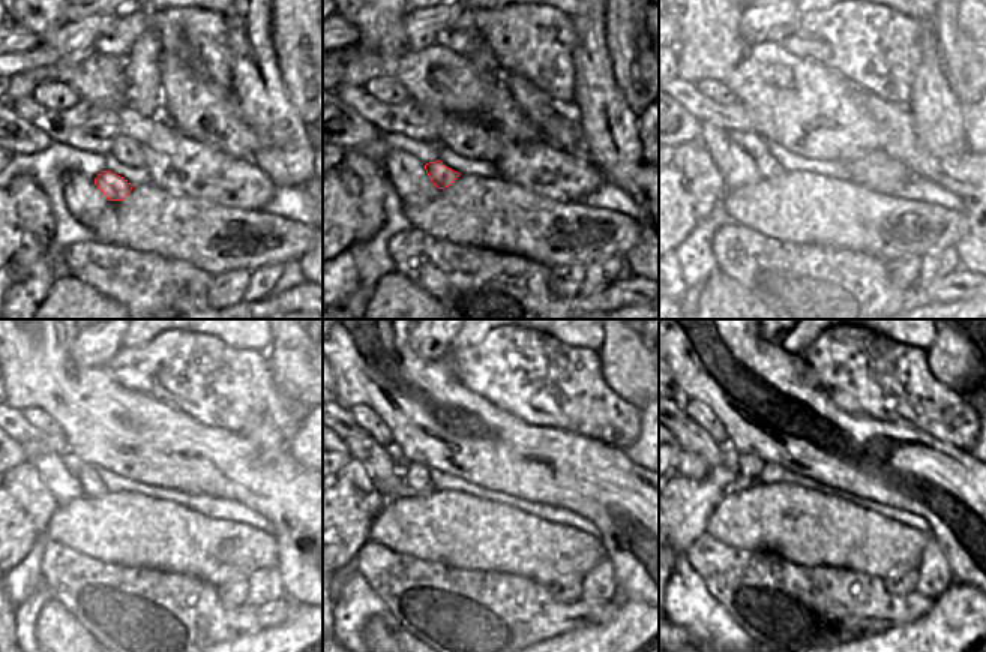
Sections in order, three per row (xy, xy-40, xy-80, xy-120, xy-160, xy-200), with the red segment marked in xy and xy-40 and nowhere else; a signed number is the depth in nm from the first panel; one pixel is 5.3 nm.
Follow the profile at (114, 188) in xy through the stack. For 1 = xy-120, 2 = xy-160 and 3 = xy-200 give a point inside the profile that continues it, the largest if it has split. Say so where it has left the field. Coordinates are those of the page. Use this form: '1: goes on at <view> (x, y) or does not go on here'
1: goes on at xy-120 (86, 475)
2: goes on at xy-160 (416, 477)
3: goes on at xy-200 (751, 466)

